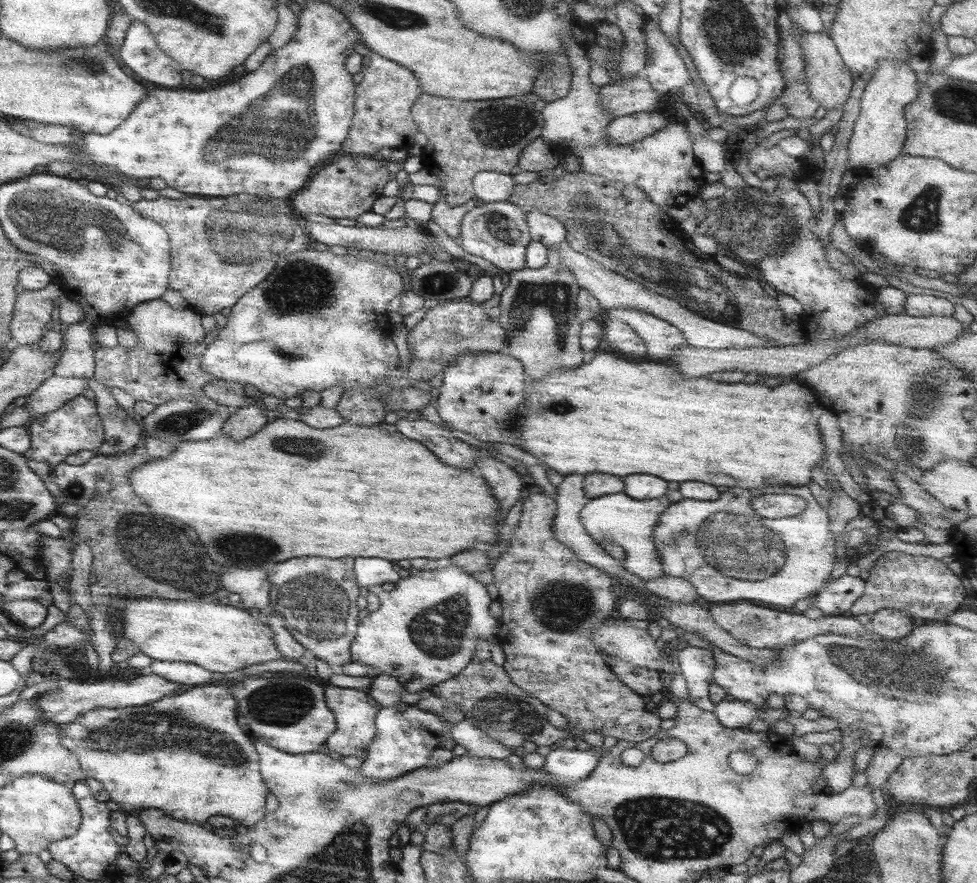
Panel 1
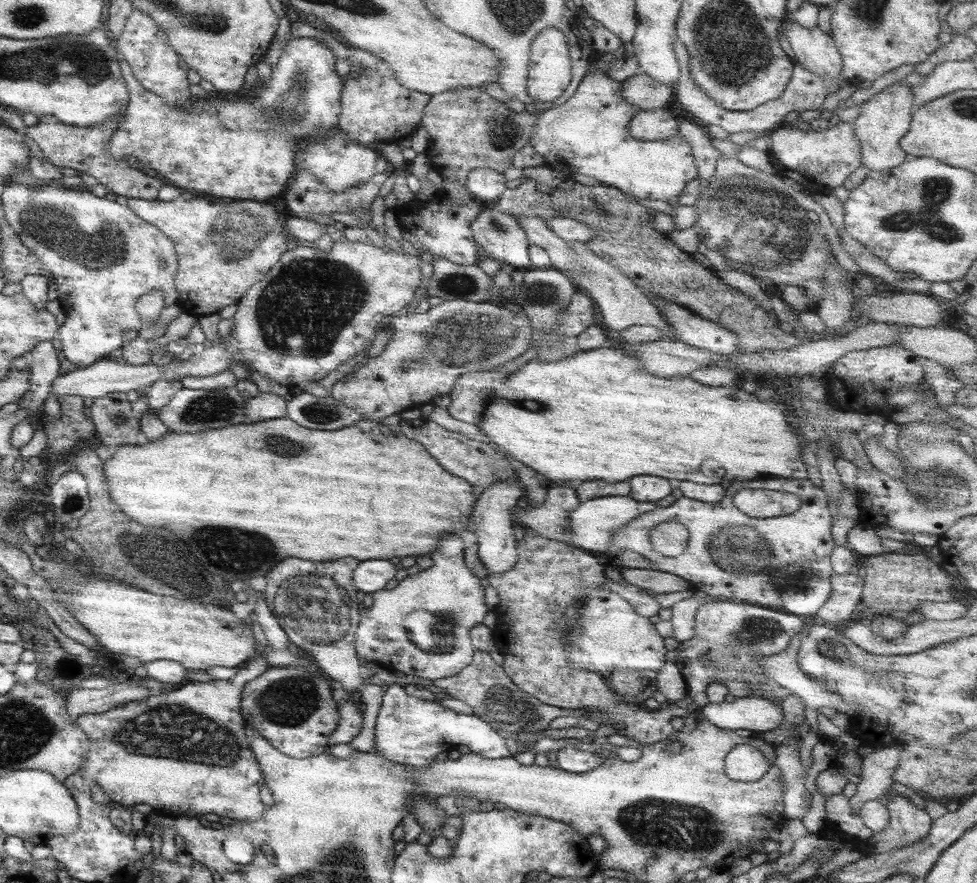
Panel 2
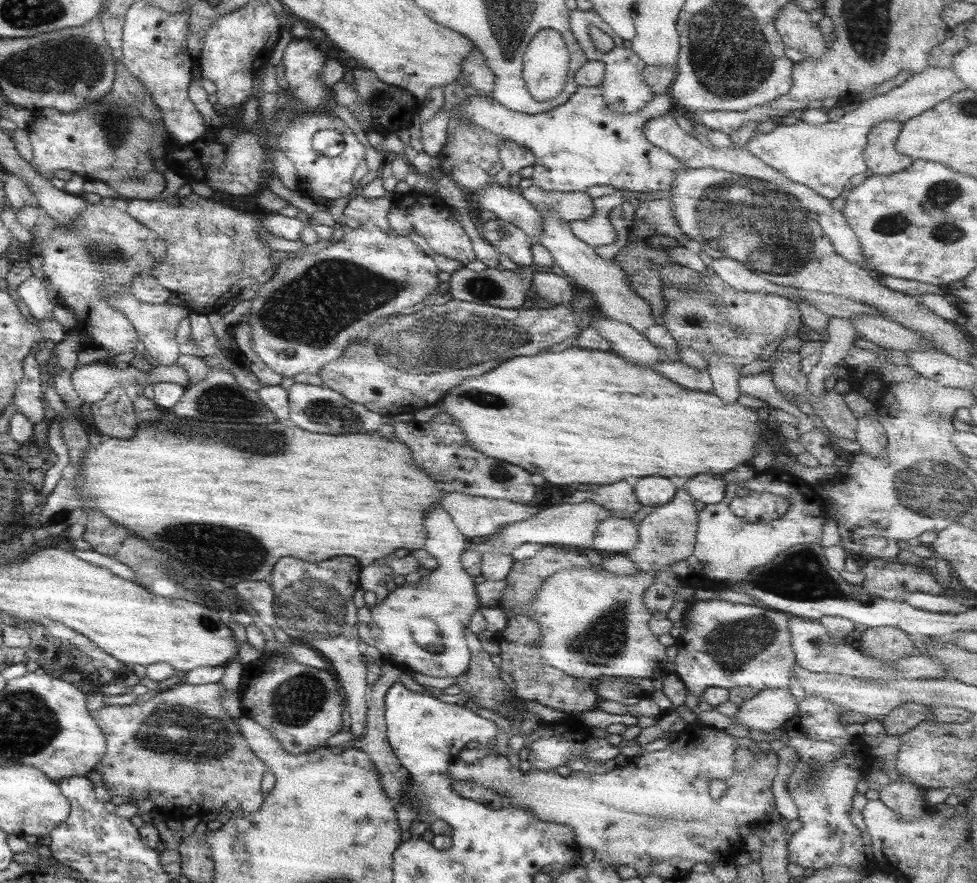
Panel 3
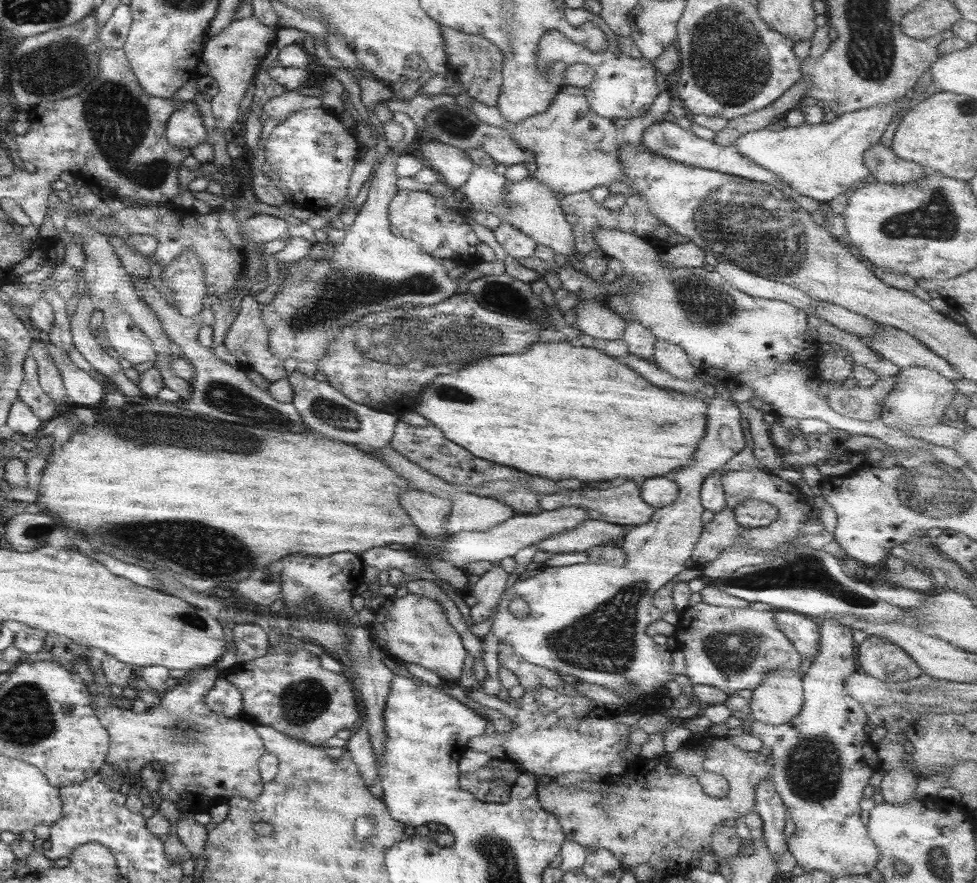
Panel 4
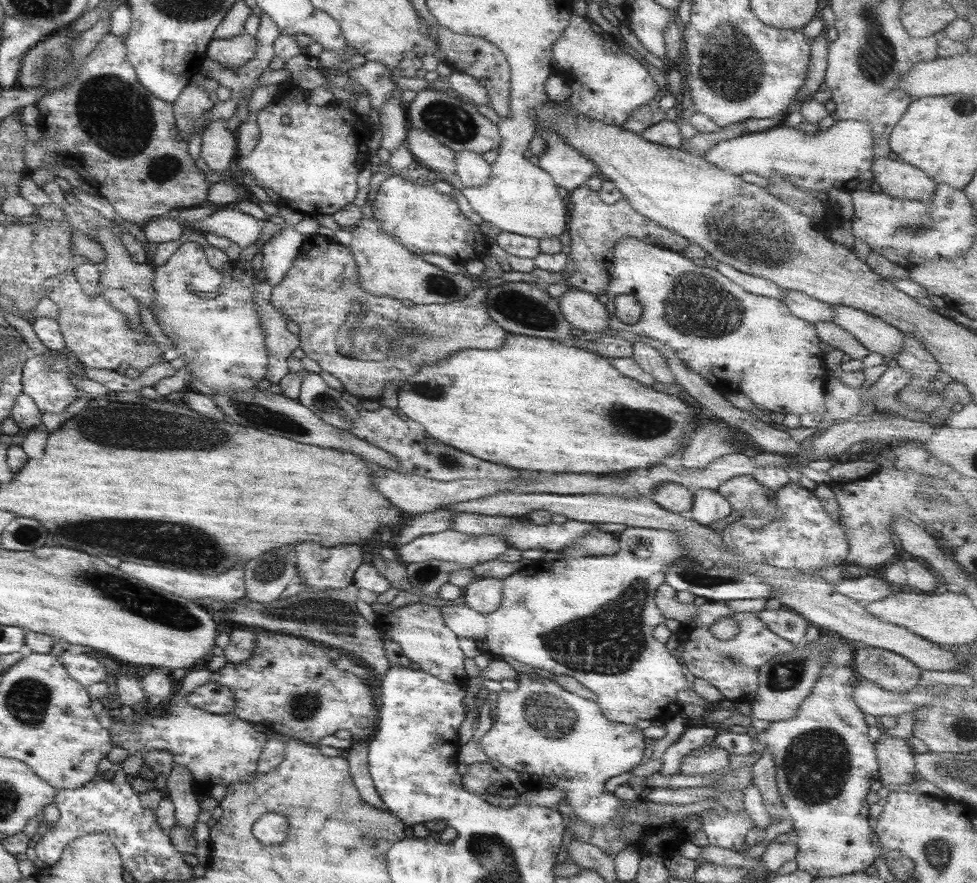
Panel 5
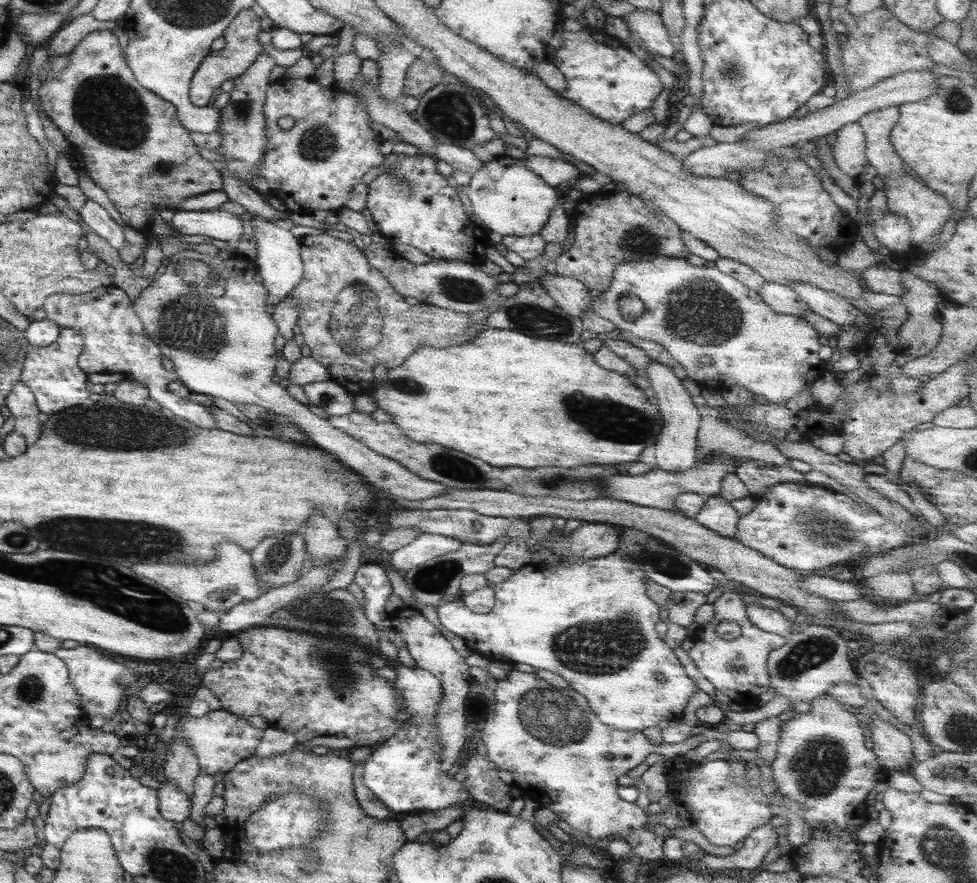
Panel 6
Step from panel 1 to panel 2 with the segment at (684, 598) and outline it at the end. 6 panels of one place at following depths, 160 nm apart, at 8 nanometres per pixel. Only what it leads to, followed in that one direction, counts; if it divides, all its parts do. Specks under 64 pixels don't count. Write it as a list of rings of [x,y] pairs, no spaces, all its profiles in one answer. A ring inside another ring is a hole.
[[[624,568],[620,575],[625,583],[655,594],[671,594],[692,589],[686,580],[657,569]]]

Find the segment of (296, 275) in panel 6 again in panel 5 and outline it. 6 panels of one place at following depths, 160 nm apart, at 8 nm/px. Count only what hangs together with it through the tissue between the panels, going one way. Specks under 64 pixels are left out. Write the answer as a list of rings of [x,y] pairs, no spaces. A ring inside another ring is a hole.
[[[283,229],[261,246],[261,271],[264,273],[267,288],[277,286],[287,274],[304,238],[293,229]]]

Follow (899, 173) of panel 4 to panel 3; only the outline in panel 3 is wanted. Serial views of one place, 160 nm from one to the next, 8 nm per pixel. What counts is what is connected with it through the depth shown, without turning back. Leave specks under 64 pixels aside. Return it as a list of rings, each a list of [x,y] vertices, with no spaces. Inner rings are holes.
[[[891,119],[868,128],[862,157],[866,168],[873,175],[888,175],[906,169],[911,164],[912,158],[899,154],[894,149],[901,125],[899,121]]]

